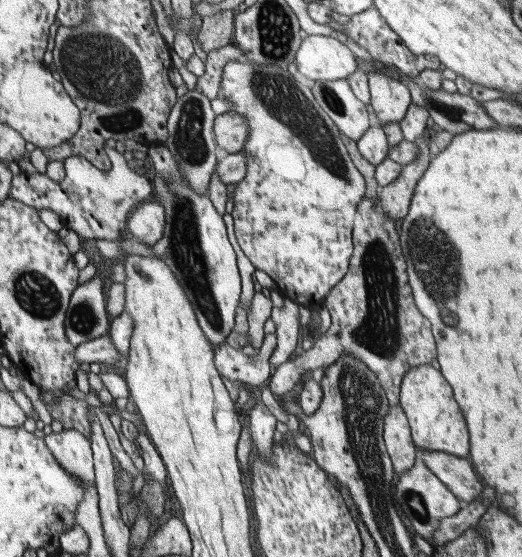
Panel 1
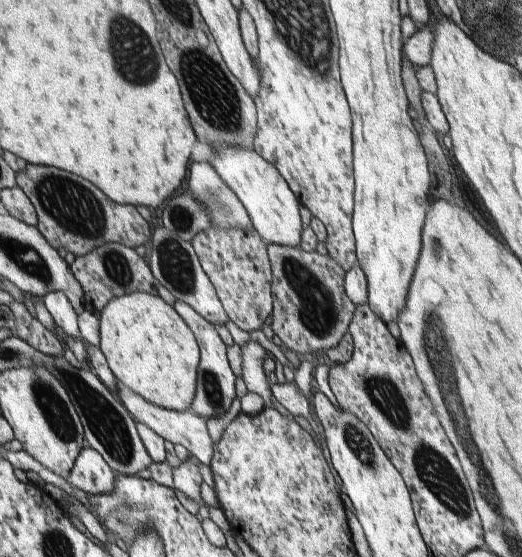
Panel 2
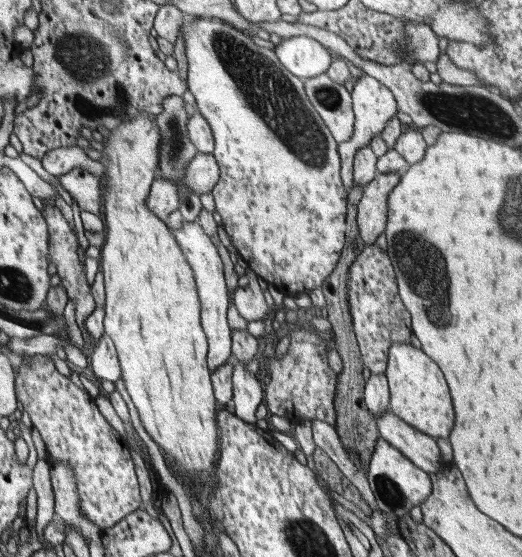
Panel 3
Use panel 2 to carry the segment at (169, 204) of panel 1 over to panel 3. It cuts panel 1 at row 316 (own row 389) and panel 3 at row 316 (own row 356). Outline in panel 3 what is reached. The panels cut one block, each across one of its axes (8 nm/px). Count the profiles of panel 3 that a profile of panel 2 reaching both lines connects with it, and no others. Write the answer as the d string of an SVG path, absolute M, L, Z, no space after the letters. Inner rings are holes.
M183 222L182 228L174 230L172 233L180 244L182 252L185 253L186 260L190 268L194 268L193 277L198 280L197 292L202 292L201 302L201 325L206 328L205 335L210 336L210 372L226 364L230 352L230 328L226 322L226 312L228 312L228 290L224 282L225 264L222 264L222 256L214 240L211 239L198 222Z

